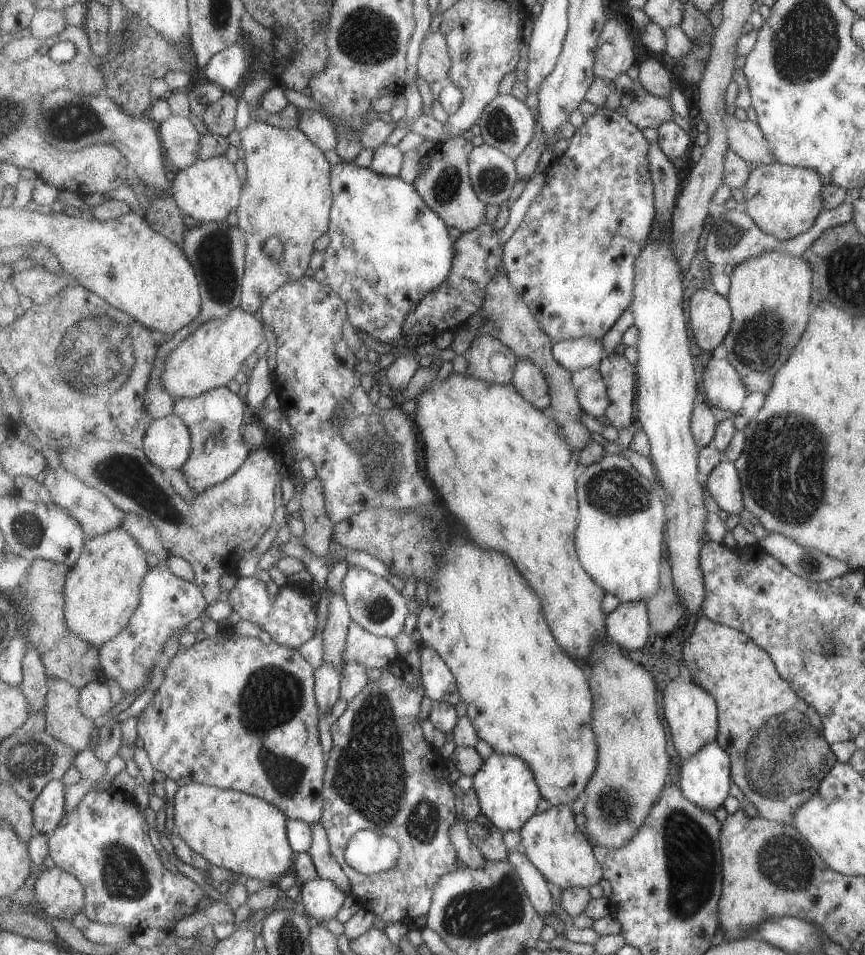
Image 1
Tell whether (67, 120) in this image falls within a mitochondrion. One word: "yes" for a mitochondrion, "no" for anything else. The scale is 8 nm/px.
yes

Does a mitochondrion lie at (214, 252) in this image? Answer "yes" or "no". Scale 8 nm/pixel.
yes

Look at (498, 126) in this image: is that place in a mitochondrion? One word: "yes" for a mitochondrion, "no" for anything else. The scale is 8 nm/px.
yes

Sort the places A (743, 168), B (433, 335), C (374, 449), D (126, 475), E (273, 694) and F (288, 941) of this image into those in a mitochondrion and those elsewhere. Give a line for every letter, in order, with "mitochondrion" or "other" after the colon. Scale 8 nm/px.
A: other
B: other
C: mitochondrion
D: mitochondrion
E: mitochondrion
F: mitochondrion

